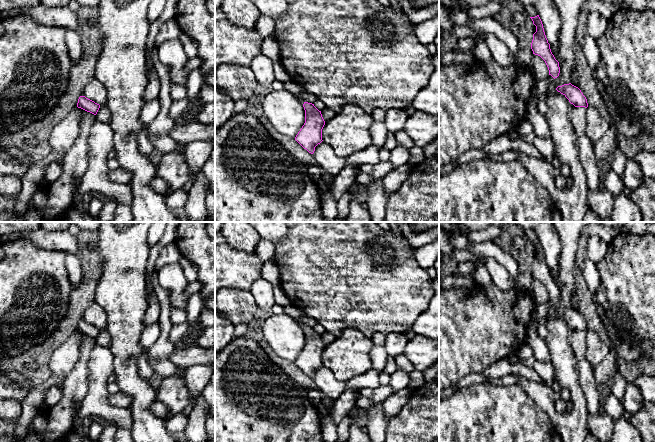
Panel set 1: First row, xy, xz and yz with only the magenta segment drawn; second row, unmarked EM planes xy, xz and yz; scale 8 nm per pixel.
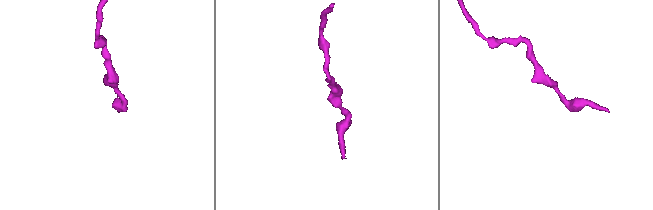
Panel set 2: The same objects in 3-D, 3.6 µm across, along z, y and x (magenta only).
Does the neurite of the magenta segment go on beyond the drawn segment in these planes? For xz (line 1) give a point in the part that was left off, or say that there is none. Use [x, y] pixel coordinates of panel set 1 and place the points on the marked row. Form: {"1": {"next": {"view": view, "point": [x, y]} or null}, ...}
{"1": {"next": null}}

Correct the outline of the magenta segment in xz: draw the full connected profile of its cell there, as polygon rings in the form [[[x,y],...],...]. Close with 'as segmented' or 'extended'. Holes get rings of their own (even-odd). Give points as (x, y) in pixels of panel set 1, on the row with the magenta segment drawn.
[[[304,102],[305,123],[295,137],[295,140],[309,153],[313,154],[315,147],[320,144],[322,140],[322,129],[325,121],[314,104]]]; as segmented

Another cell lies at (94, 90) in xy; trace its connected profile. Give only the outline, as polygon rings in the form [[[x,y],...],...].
[[[92,78],[87,82],[84,87],[83,96],[100,106],[106,106],[107,91],[103,84],[96,78]]]

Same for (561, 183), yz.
[[[561,174],[555,177],[555,186],[559,190],[565,190],[569,187],[567,178],[562,176]]]

